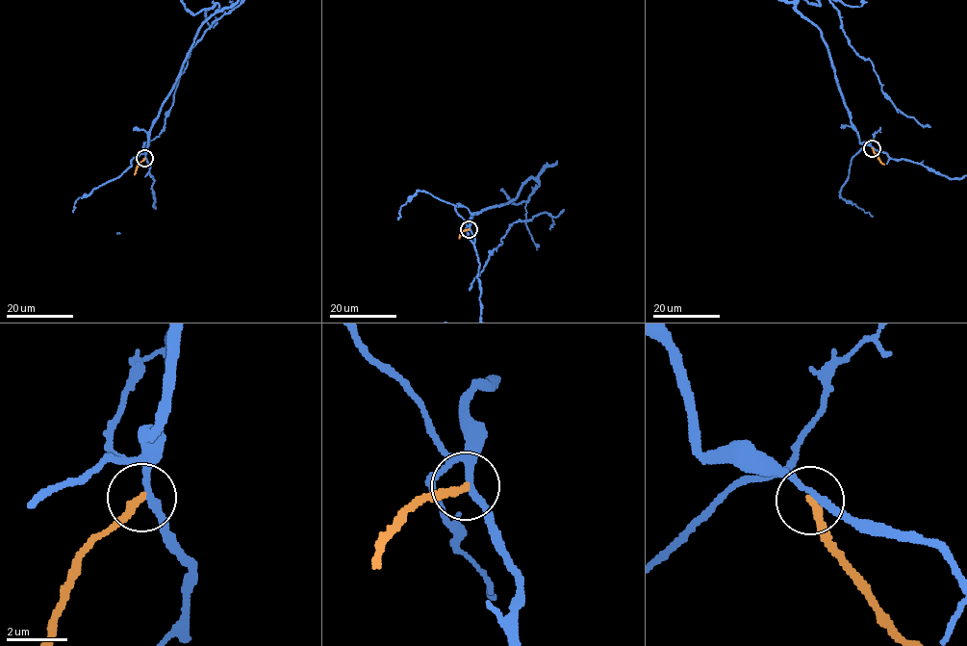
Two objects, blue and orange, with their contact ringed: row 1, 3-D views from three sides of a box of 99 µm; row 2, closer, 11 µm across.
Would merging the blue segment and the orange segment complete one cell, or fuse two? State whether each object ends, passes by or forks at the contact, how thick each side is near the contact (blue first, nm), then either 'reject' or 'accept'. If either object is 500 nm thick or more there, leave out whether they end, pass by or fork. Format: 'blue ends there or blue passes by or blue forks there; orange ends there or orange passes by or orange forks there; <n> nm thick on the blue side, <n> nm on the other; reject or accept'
blue passes by; orange ends there; 200 nm thick on the blue side, 260 nm on the other; reject

